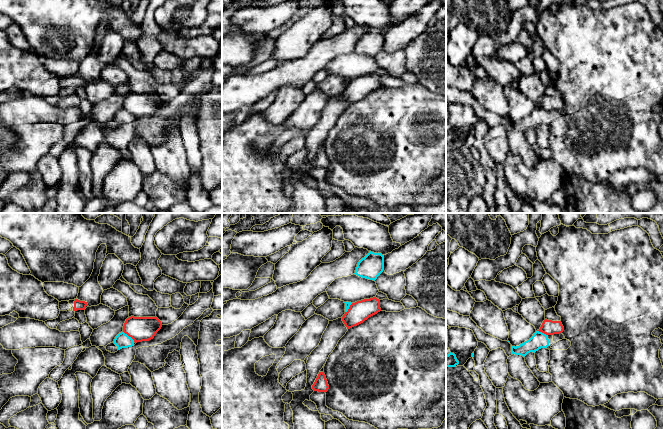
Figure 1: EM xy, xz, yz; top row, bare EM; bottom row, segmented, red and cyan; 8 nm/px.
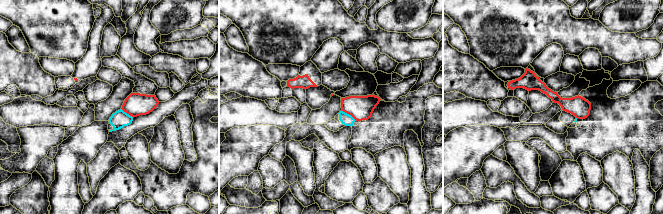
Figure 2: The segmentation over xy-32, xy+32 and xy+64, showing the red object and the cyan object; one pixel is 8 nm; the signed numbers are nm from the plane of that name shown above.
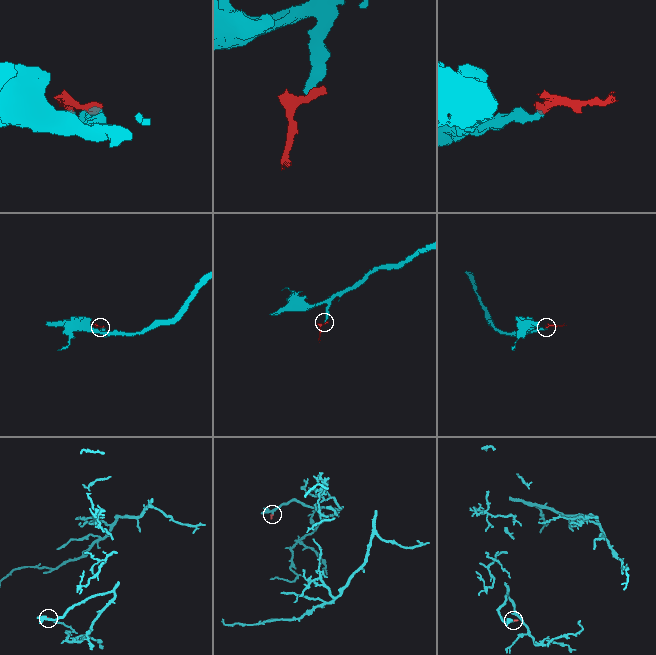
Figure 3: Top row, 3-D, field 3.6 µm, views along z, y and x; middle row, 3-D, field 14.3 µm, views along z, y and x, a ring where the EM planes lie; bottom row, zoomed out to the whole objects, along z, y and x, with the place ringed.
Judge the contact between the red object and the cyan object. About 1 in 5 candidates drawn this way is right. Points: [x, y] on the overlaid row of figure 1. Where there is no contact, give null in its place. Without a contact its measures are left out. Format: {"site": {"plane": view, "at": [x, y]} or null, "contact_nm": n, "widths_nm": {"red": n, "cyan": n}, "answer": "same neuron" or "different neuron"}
{"site": {"plane": "xy", "at": [129, 336]}, "contact_nm": 130, "widths_nm": {"red": 190, "cyan": 120}, "answer": "different neuron"}

